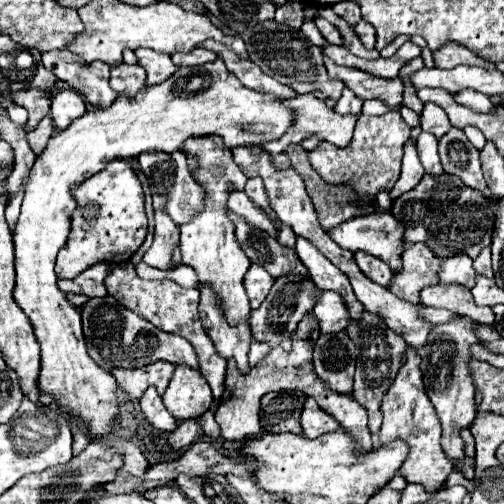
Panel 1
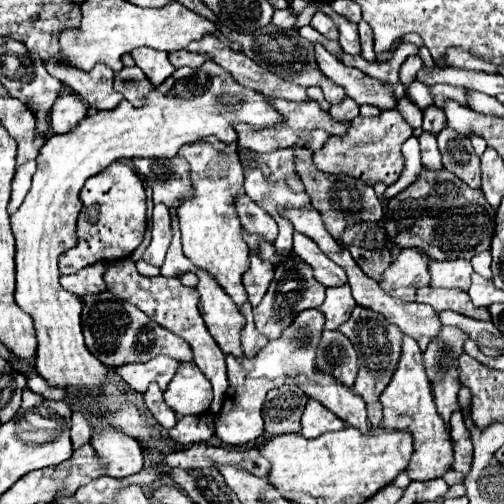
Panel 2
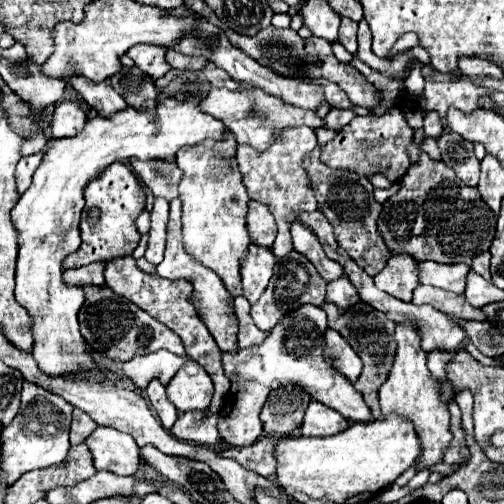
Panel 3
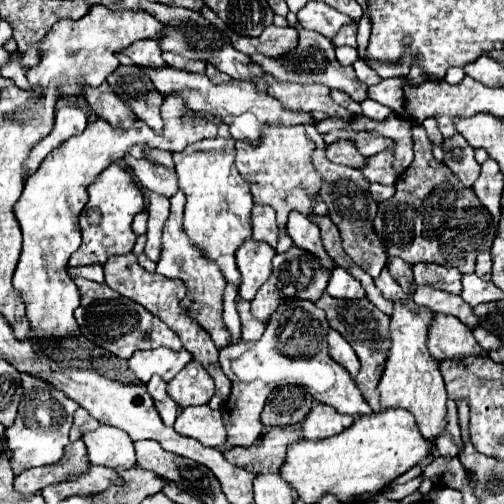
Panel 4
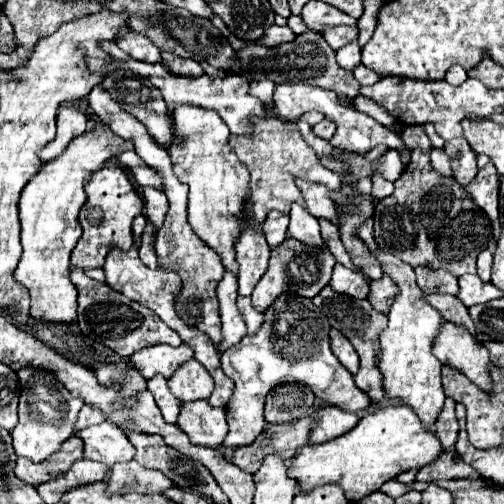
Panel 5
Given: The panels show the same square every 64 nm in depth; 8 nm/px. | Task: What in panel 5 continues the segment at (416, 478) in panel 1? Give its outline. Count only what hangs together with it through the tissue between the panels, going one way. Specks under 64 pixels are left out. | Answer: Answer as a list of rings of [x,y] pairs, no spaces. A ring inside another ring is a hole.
[[[366,220],[364,226],[358,230],[358,236],[368,244],[368,248],[376,254],[376,258],[382,264],[382,270],[398,284],[400,294],[396,296],[390,312],[388,312],[388,328],[380,336],[382,344],[382,360],[380,360],[380,372],[382,372],[382,388],[386,398],[398,398],[406,406],[410,406],[422,420],[424,428],[430,432],[434,430],[432,426],[436,424],[436,418],[444,406],[444,388],[442,388],[442,378],[440,370],[442,364],[436,360],[432,354],[432,342],[436,332],[440,330],[442,316],[424,300],[424,292],[418,288],[414,280],[414,270],[410,264],[404,264],[392,254],[384,254],[378,250],[374,236],[372,236],[372,220]]]

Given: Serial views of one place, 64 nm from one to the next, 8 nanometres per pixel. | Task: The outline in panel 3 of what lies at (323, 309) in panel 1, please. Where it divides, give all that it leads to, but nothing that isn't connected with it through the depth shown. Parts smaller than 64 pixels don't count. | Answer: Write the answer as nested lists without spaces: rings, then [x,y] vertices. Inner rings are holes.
[[[342,276],[340,280],[334,280],[332,284],[328,284],[328,292],[326,292],[326,302],[334,304],[338,308],[338,312],[346,312],[348,308],[352,308],[360,298],[356,296],[356,290],[352,288],[350,280],[346,280],[346,276]]]

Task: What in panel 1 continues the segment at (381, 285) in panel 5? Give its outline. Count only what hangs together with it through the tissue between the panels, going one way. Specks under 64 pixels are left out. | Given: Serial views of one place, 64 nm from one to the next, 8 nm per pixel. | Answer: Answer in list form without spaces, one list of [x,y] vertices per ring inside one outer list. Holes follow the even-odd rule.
[[[408,244],[402,256],[402,272],[394,276],[390,292],[412,304],[420,302],[420,290],[438,282],[442,260],[426,244]]]

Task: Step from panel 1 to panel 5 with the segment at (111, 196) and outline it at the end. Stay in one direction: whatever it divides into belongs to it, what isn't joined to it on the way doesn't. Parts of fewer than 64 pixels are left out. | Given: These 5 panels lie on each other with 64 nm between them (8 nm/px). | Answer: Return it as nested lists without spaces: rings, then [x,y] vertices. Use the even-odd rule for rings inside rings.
[[[114,162],[106,164],[104,170],[98,170],[92,174],[92,178],[86,184],[88,200],[80,210],[80,226],[84,230],[82,238],[78,240],[76,248],[72,250],[70,264],[76,268],[96,268],[104,264],[106,254],[112,248],[130,250],[134,244],[132,238],[132,220],[142,212],[144,202],[140,194],[136,192],[134,184],[130,182],[126,170]]]

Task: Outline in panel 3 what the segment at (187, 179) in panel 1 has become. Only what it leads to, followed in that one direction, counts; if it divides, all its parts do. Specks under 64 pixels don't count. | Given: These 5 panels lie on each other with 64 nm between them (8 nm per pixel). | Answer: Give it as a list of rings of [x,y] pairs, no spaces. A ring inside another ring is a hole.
[[[130,160],[130,166],[140,176],[140,180],[154,192],[156,198],[164,198],[170,202],[178,196],[178,182],[182,180],[182,170],[178,168],[174,160],[168,160],[168,162],[166,160],[146,160],[144,164],[140,160]]]

